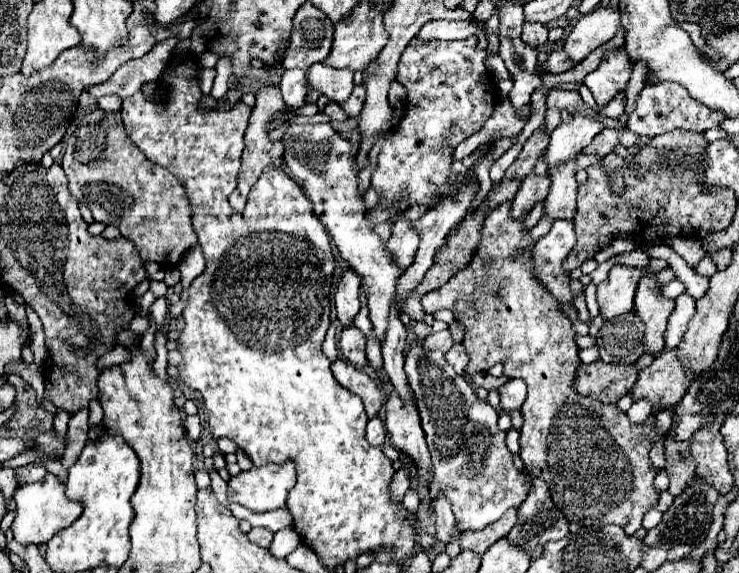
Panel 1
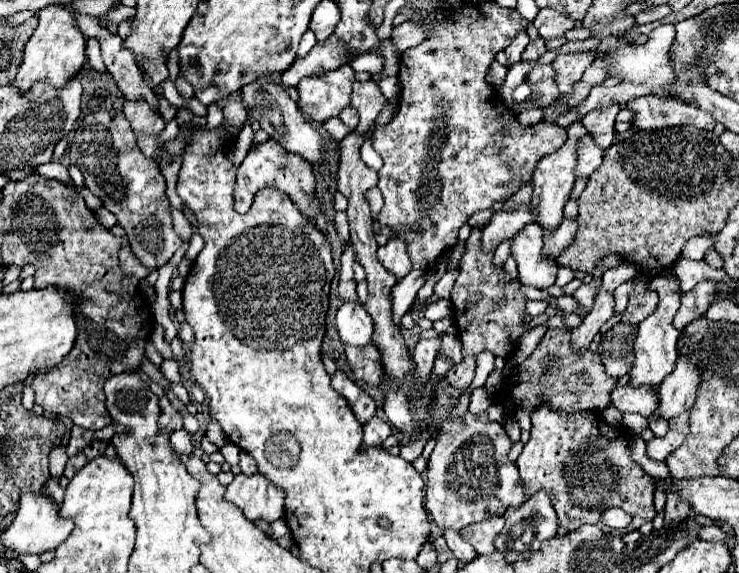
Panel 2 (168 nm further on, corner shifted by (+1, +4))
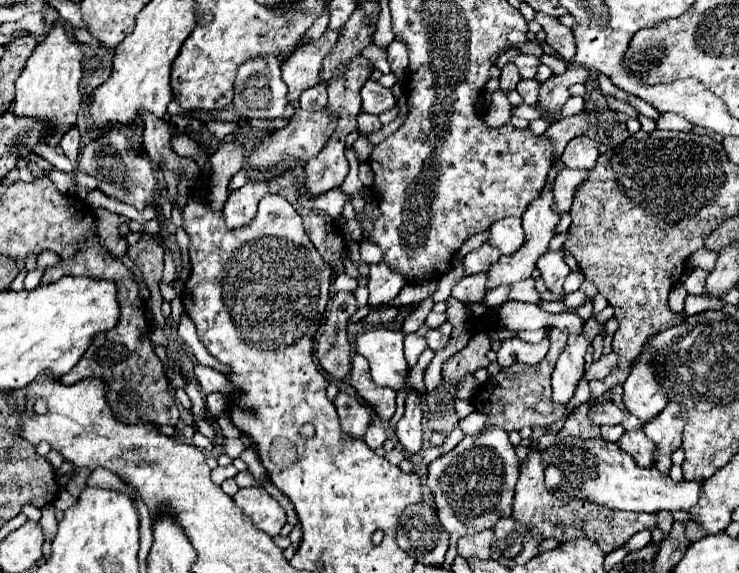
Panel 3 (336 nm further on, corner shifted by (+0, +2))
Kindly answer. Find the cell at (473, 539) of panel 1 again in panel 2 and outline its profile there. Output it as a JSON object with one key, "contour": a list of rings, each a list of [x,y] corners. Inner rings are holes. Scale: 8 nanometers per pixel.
{"contour":[[[493,517],[489,521],[473,523],[463,529],[463,537],[475,547],[475,551],[479,555],[491,555],[493,553],[493,539],[503,529],[503,523],[505,523],[503,517]]]}

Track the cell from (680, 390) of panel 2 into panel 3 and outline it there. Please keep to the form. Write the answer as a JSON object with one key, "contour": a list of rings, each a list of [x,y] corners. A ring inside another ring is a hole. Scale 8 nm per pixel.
{"contour":[[[668,401],[668,405],[654,417],[654,421],[644,423],[644,433],[650,437],[656,447],[658,447],[658,457],[656,457],[656,469],[662,473],[668,473],[672,461],[670,455],[676,447],[682,443],[682,429],[686,425],[686,407]]]}

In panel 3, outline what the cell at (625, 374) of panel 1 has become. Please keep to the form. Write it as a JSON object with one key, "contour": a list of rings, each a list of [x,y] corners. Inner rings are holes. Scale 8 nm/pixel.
{"contour":[[[556,327],[548,331],[550,339],[550,349],[546,357],[538,365],[524,365],[524,363],[514,363],[508,369],[502,369],[496,377],[490,377],[476,393],[476,401],[472,397],[472,405],[476,411],[488,413],[486,427],[498,425],[504,431],[520,431],[522,427],[548,427],[556,423],[558,419],[566,417],[566,405],[556,405],[552,401],[552,385],[550,377],[556,365],[556,357],[562,353],[566,347],[568,335]]]}

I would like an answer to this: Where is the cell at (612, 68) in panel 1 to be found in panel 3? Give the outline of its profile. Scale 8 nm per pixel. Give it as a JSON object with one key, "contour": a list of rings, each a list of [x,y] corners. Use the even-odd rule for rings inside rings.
{"contour":[[[578,135],[566,145],[562,153],[562,161],[566,167],[572,169],[592,169],[600,155],[598,147],[600,147],[598,139],[590,135]]]}

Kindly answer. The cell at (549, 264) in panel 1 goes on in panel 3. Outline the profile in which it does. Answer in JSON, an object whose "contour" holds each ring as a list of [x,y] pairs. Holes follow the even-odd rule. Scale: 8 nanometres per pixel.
{"contour":[[[504,217],[502,221],[496,221],[494,225],[490,225],[488,241],[492,245],[498,245],[498,249],[504,255],[516,253],[526,241],[524,229],[522,229],[522,219],[520,217]]]}

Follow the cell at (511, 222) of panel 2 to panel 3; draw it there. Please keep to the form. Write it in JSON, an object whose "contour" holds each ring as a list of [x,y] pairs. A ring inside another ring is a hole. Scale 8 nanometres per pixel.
{"contour":[[[484,241],[482,247],[470,251],[466,257],[464,257],[464,273],[466,275],[474,275],[474,273],[480,273],[480,271],[486,271],[492,263],[498,261],[502,253],[492,247],[488,241]]]}

